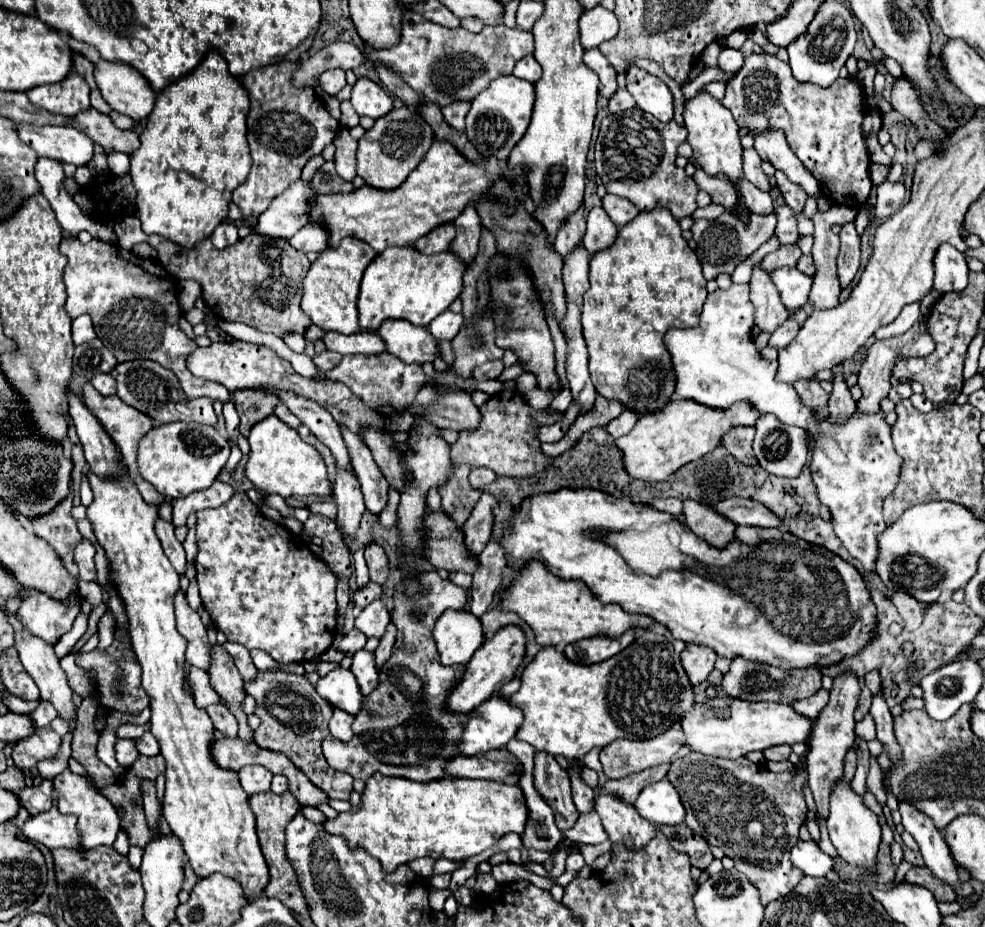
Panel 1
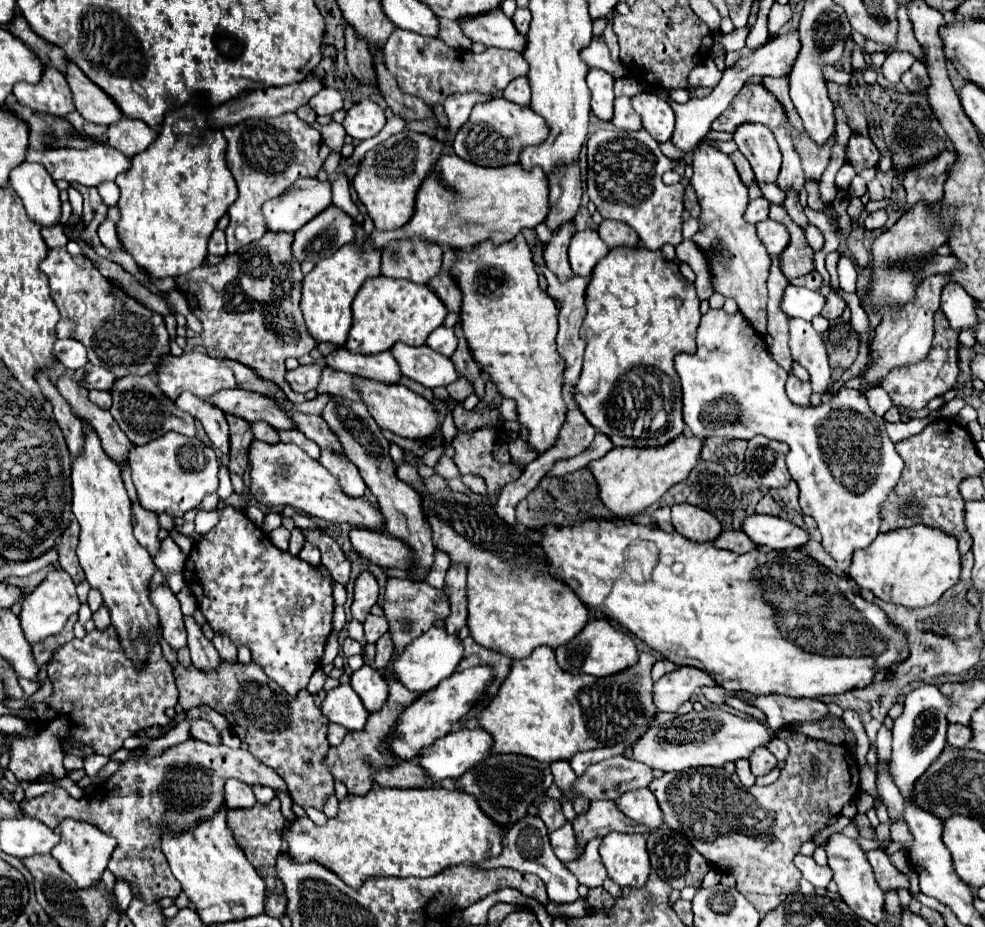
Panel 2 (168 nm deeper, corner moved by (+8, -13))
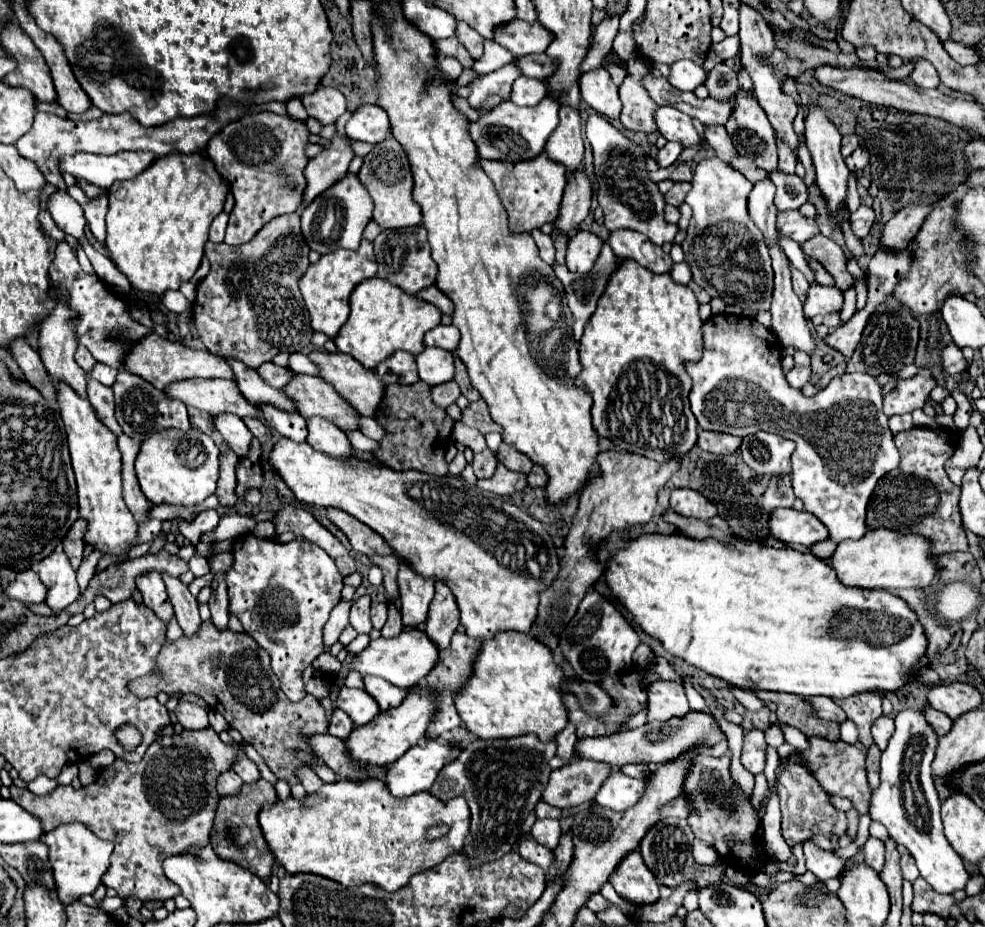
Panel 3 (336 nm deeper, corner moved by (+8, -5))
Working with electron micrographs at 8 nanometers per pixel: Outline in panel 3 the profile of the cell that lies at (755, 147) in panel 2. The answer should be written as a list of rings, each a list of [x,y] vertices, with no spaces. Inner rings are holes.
[[[748,91],[736,95],[736,105],[726,123],[726,131],[738,155],[754,161],[758,167],[772,171],[778,167],[776,135],[756,97]]]

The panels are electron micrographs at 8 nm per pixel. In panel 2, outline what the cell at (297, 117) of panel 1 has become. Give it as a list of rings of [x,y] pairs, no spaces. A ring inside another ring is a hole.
[[[284,113],[276,119],[242,121],[240,125],[228,125],[222,133],[228,141],[228,167],[240,191],[238,199],[228,209],[230,225],[226,229],[228,253],[234,253],[266,233],[266,223],[258,217],[258,207],[264,201],[284,193],[300,177],[316,177],[322,167],[322,159],[318,157],[322,139],[320,133],[312,125],[304,123],[296,113]]]

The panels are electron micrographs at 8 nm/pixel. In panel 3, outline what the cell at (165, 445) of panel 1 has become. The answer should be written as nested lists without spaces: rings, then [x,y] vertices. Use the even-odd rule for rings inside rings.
[[[162,429],[160,433],[154,433],[142,443],[142,449],[136,459],[136,475],[142,493],[150,503],[194,507],[216,491],[218,447],[208,435],[196,429]]]

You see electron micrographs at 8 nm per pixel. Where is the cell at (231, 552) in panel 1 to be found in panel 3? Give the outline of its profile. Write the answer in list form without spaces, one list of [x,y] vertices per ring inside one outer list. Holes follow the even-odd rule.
[[[246,533],[236,539],[232,553],[236,561],[226,571],[230,613],[242,621],[244,631],[270,655],[272,671],[280,679],[280,689],[284,695],[290,701],[300,701],[306,695],[302,671],[326,649],[322,641],[322,629],[330,617],[330,611],[340,601],[340,591],[344,585],[342,575],[324,549],[304,539],[276,543],[272,539],[258,539],[252,533]]]

